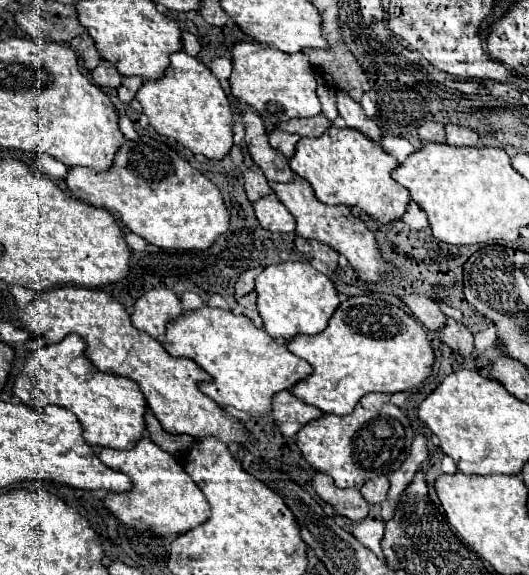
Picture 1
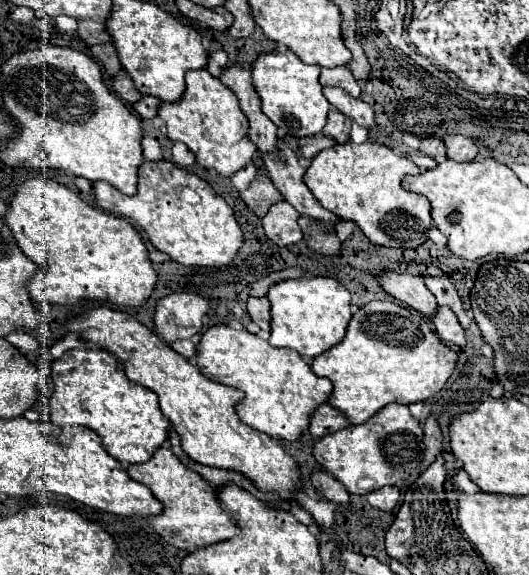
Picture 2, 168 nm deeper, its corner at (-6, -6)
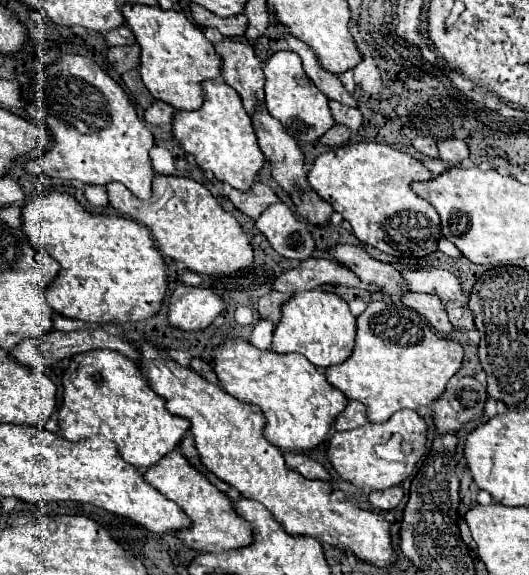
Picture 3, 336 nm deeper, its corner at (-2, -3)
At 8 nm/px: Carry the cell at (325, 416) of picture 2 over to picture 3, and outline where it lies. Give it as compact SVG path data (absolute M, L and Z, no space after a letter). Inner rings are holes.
M351 400L351 402L347 402L345 410L335 418L331 434L337 432L337 430L353 430L353 428L359 428L365 422L367 422L367 418L365 418L365 406L361 402L353 402Z

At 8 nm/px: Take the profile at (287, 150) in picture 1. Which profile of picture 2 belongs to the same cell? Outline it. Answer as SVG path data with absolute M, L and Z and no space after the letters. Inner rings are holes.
M317 133L317 135L309 135L309 137L305 137L305 139L299 139L299 149L301 149L301 153L303 153L307 159L313 159L319 151L333 147L335 143L337 143L335 139L323 135L323 133Z

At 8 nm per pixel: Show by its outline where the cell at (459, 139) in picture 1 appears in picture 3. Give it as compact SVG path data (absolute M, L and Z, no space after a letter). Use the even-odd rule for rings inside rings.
M449 138L439 142L439 158L449 162L449 164L461 164L463 160L469 158L469 146L465 140L459 138Z

